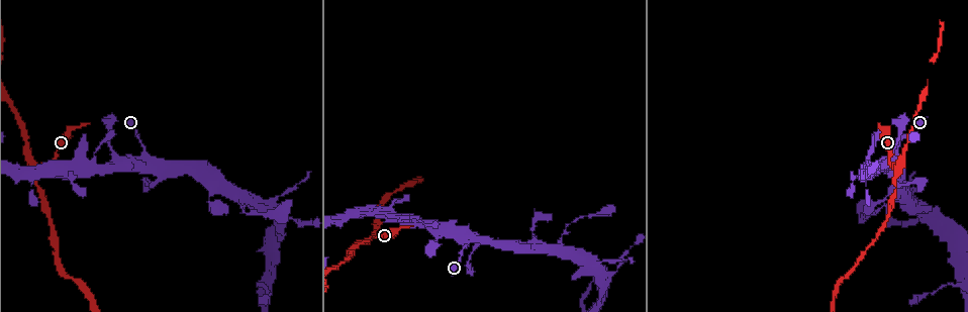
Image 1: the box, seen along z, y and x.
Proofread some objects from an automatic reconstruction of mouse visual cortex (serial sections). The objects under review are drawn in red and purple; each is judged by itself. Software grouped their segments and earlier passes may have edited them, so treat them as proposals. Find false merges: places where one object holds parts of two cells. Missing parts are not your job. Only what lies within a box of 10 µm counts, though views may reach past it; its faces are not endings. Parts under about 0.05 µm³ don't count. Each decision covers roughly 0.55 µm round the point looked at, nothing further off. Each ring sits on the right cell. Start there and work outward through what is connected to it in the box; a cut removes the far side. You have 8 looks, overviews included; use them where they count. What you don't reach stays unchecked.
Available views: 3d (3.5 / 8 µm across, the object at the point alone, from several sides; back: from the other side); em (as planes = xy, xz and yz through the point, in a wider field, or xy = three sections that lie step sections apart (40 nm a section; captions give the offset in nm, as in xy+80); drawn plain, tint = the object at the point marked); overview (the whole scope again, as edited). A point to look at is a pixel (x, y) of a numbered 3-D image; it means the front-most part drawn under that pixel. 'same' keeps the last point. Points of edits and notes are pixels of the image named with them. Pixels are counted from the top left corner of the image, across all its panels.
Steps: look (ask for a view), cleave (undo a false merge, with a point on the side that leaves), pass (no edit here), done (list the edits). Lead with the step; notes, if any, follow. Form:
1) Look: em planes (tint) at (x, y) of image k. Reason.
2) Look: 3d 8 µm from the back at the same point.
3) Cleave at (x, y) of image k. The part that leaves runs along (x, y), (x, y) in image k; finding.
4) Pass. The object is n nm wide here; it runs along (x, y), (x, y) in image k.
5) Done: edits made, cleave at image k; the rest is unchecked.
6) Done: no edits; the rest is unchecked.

Look: 3d 3.5 µm at (363, 242) of image 1. Abrupt turn.

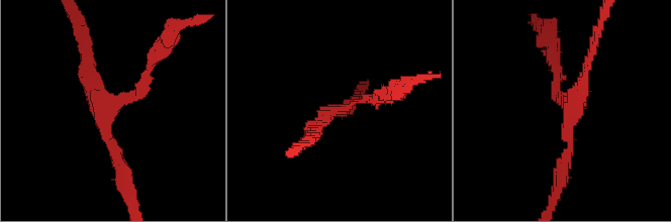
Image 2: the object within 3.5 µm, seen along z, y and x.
Look: em xy step 5 (tint) at (340, 110) of image 2. 3 arms meet here; the arms are 150, 150, 150 nm wide.

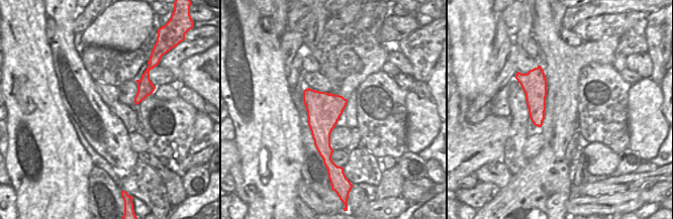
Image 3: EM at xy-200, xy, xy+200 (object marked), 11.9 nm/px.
Pass. It runs along (153, 61), (136, 95), (103, 116), (121, 165) in image 2; one cell here.

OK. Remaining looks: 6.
Look: 3d 3.5 µm at (145, 158) of image 1. Sharp bend.

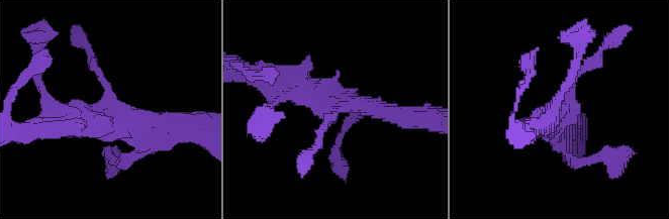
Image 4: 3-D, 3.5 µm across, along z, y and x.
Look: em xy step 2 (tint) at (107, 109) of image 4.

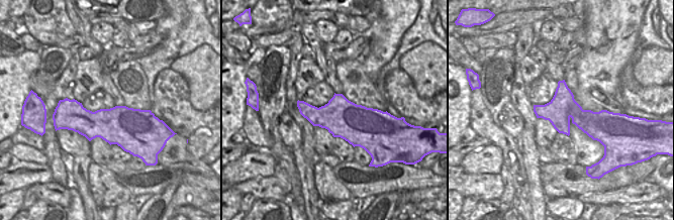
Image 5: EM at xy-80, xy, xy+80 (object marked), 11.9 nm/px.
Pass. The object is 460 nm wide here; it runs along (90, 59), (115, 118), (168, 127) in image 4; continuous, no second cell.

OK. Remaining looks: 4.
Look: 3d 3.5 µm from the back at (239, 191) of image 1. Small branch off a trunk.

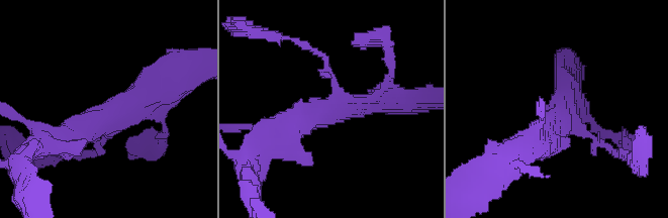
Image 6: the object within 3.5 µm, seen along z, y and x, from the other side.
Look: em xy step 3 (tint) at (336, 109) of image 6. 3 arms meet here; the arms are 100, 350, 400 nm wide; now the EM.

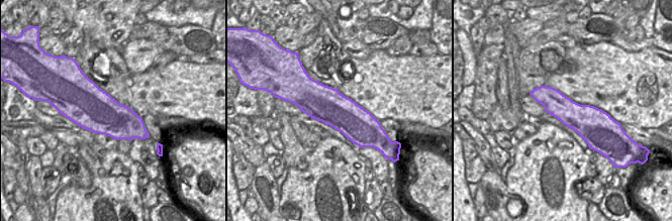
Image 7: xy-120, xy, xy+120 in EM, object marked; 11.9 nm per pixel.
Pass. It runs along (167, 86), (56, 141) in image 6; all the same cell.

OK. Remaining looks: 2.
Done: no edits; the rest is unchecked.

